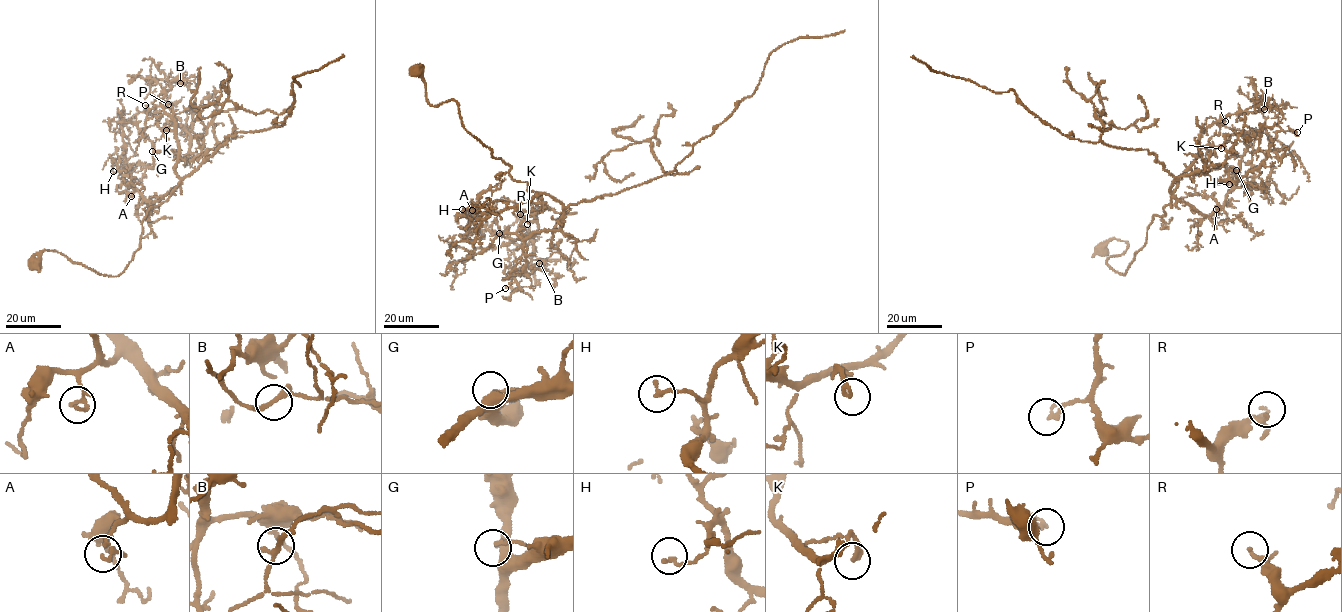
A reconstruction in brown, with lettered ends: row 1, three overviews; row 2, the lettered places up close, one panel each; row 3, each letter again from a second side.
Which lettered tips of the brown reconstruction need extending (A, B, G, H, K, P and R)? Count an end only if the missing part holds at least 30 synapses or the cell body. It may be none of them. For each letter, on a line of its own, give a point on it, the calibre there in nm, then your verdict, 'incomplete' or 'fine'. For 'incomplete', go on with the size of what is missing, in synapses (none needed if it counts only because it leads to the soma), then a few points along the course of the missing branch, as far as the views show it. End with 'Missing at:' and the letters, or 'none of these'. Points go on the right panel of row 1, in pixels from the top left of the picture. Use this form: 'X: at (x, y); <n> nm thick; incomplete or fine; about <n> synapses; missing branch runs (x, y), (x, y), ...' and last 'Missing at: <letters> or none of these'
A: at (1216, 209); 90 nm thick; fine
B: at (1264, 109); 170 nm thick; fine
G: at (1236, 170); 110 nm thick; fine
H: at (1229, 184); 170 nm thick; fine
K: at (1221, 148); 180 nm thick; fine
P: at (1297, 132); 190 nm thick; fine
R: at (1225, 121); 110 nm thick; fine
Missing at: none of these

